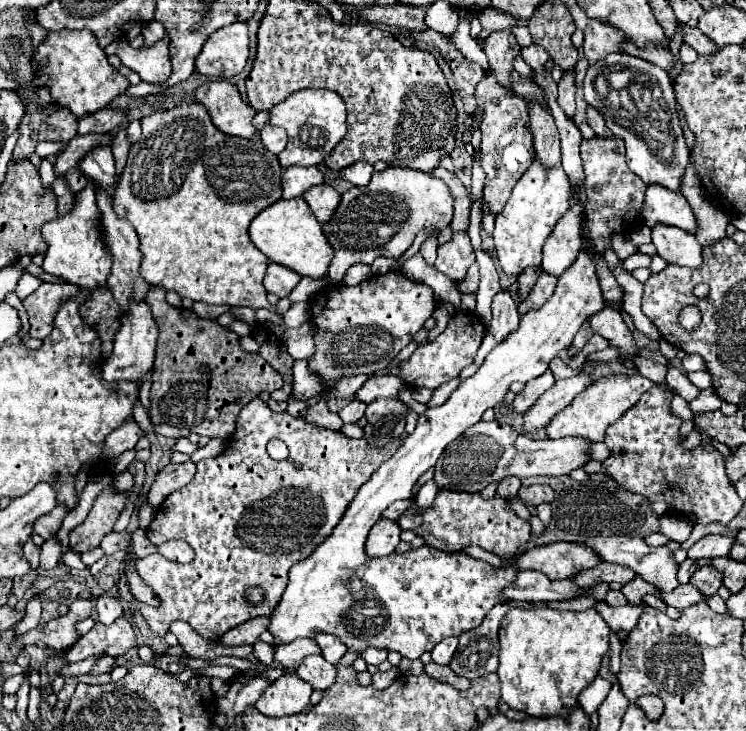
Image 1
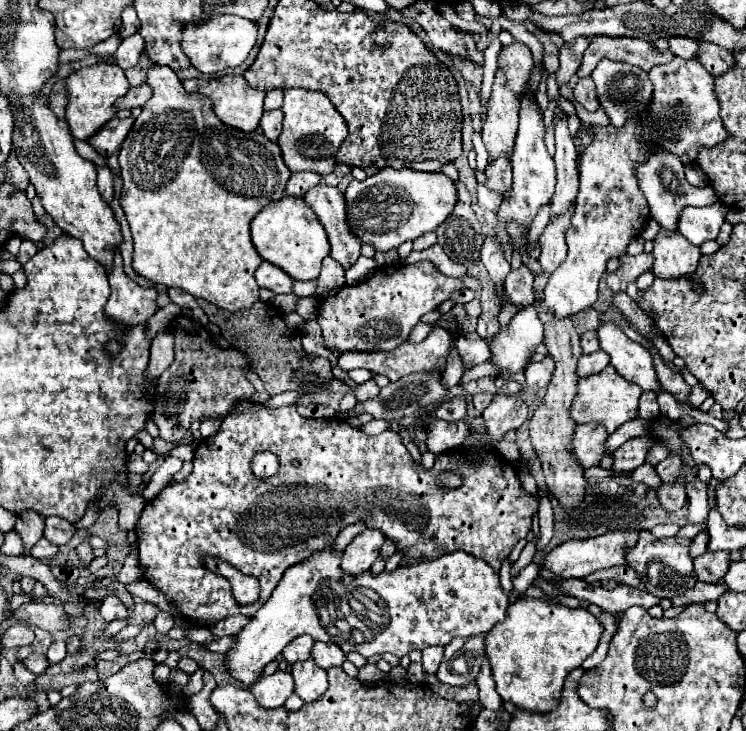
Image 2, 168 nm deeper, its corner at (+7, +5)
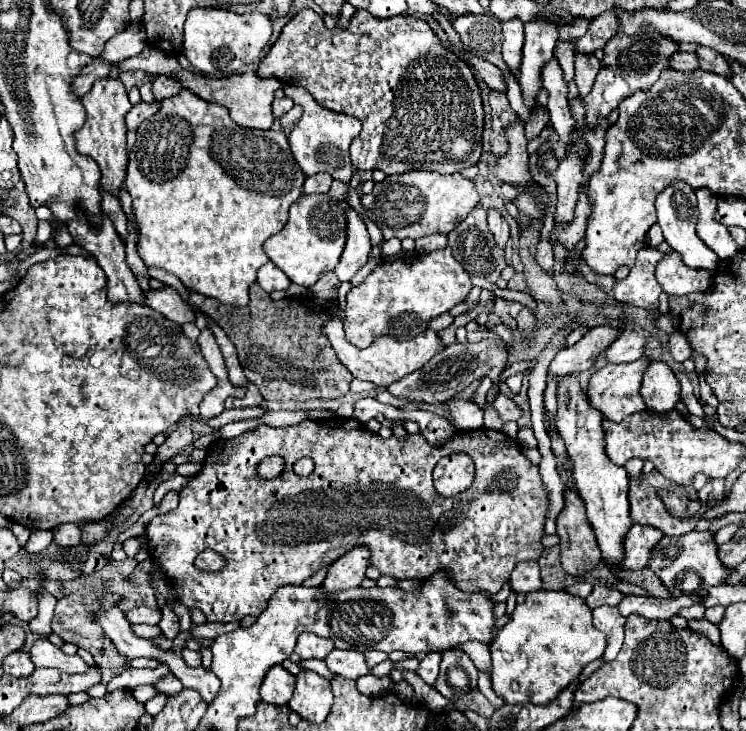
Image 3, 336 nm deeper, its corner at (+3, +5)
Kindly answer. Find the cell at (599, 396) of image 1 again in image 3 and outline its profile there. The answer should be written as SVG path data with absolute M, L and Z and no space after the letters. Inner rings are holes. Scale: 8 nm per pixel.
M640 358L636 362L628 362L628 364L606 364L604 368L600 368L598 372L594 372L590 376L588 390L586 390L586 398L588 398L590 406L596 408L604 418L608 418L612 422L620 422L630 414L646 410L646 404L638 392L644 370L646 370L644 358Z

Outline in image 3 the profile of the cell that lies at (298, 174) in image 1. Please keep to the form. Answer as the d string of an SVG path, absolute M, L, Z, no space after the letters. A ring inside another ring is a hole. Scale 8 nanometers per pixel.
M328 174L308 176L306 182L304 182L302 192L304 194L326 194L328 188L330 188L330 182L332 182L332 176L328 176Z

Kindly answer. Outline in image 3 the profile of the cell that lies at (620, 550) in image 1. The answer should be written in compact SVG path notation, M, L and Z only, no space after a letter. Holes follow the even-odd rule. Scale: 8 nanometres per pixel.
M688 532L684 536L664 536L656 548L652 548L652 558L648 568L662 580L662 584L668 588L672 598L684 596L684 594L696 594L702 596L710 586L722 584L724 578L730 576L730 572L720 564L716 556L716 542L714 534L710 532Z

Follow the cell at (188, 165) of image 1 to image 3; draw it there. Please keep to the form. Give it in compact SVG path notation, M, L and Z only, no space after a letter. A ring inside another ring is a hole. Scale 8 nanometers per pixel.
M180 90L180 94L176 94L168 100L162 100L160 110L148 122L142 122L138 126L136 144L128 156L130 156L130 162L128 162L128 176L124 180L124 186L132 196L132 210L134 210L138 228L140 228L140 240L138 240L136 250L138 250L138 256L144 260L144 264L148 268L162 268L166 272L172 272L174 276L178 276L182 280L182 284L188 290L194 290L202 296L216 298L222 304L232 304L232 306L248 304L248 288L256 282L258 268L268 262L268 256L264 256L262 244L268 236L282 230L284 222L288 220L288 208L302 194L302 184L306 178L304 172L300 170L300 166L296 164L296 160L292 158L292 152L288 148L288 140L286 140L284 132L242 128L232 122L232 118L228 116L228 110L224 106L220 106L216 102L206 102L190 90Z

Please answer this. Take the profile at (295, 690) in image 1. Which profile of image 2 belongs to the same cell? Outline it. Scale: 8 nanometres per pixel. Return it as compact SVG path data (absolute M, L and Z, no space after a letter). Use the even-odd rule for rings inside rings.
M276 670L272 676L262 676L250 690L258 704L264 708L278 708L292 694L292 676L284 670Z

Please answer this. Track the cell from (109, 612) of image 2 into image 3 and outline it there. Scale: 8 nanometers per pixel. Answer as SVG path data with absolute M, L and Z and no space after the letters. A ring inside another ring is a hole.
M134 606L124 614L130 624L158 624L162 618L158 608L148 608L148 606Z

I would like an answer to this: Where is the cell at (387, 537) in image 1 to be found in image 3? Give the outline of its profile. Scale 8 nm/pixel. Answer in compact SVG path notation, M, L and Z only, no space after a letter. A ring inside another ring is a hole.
M356 546L352 550L348 550L342 558L338 558L330 570L328 576L322 584L324 592L336 592L336 590L348 590L354 586L360 586L364 576L366 576L366 568L368 568L368 560L370 560L370 550L364 546Z

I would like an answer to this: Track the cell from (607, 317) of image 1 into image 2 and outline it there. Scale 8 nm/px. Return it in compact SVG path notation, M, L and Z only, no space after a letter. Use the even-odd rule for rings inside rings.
M612 322L600 324L598 328L600 348L610 354L610 364L628 380L638 384L642 390L660 392L658 374L648 348L632 342L618 326Z

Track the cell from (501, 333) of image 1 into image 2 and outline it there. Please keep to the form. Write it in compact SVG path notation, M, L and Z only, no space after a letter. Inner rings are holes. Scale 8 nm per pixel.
M486 236L484 246L482 246L482 264L486 266L490 278L494 280L496 288L498 288L500 294L504 296L504 290L502 290L504 286L502 286L502 282L504 282L504 278L506 278L508 272L510 272L510 264L508 264L508 260L504 258L504 248L502 248L502 244L500 244L498 238Z

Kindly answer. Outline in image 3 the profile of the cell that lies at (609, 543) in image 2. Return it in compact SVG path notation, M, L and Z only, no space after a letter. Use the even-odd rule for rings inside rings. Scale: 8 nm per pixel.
M634 524L624 536L624 560L620 562L622 570L640 570L650 560L650 550L664 536L652 526Z

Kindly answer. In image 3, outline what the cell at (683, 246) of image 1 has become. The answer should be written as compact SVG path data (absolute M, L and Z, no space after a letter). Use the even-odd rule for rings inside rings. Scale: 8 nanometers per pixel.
M670 250L656 266L656 280L666 294L684 296L696 290L710 288L712 272L704 272L702 268L688 268L680 260L680 256Z

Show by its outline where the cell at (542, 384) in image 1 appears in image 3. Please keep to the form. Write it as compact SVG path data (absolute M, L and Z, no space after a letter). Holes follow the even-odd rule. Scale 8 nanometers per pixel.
M610 326L590 328L582 340L556 354L556 358L548 366L548 376L562 378L572 372L588 370L594 364L596 356L616 340L616 334L618 330Z

